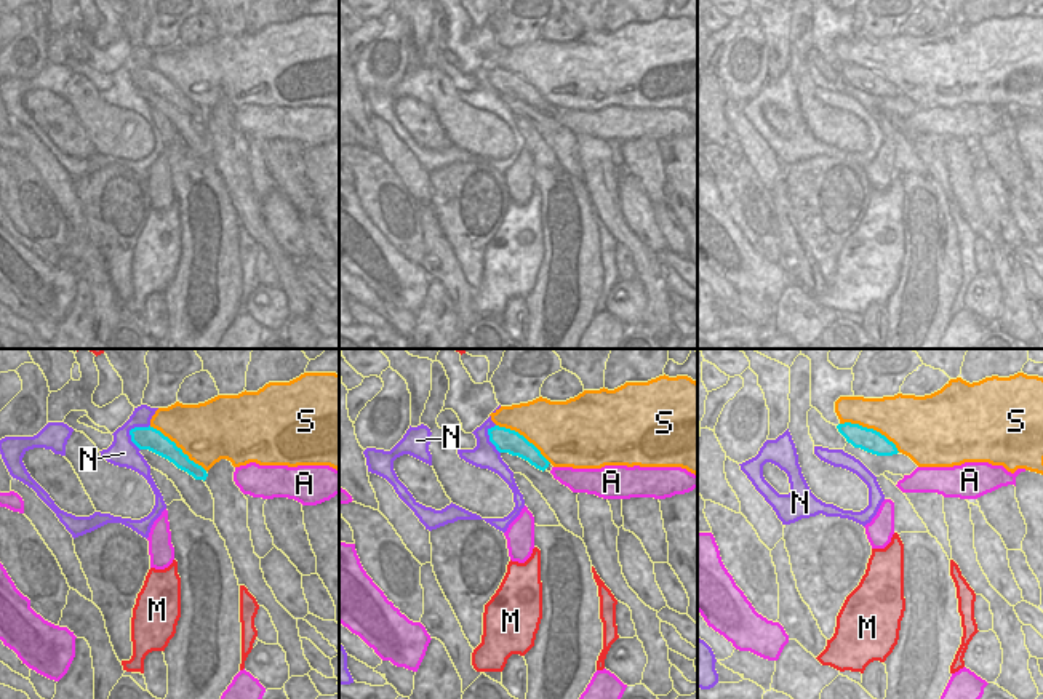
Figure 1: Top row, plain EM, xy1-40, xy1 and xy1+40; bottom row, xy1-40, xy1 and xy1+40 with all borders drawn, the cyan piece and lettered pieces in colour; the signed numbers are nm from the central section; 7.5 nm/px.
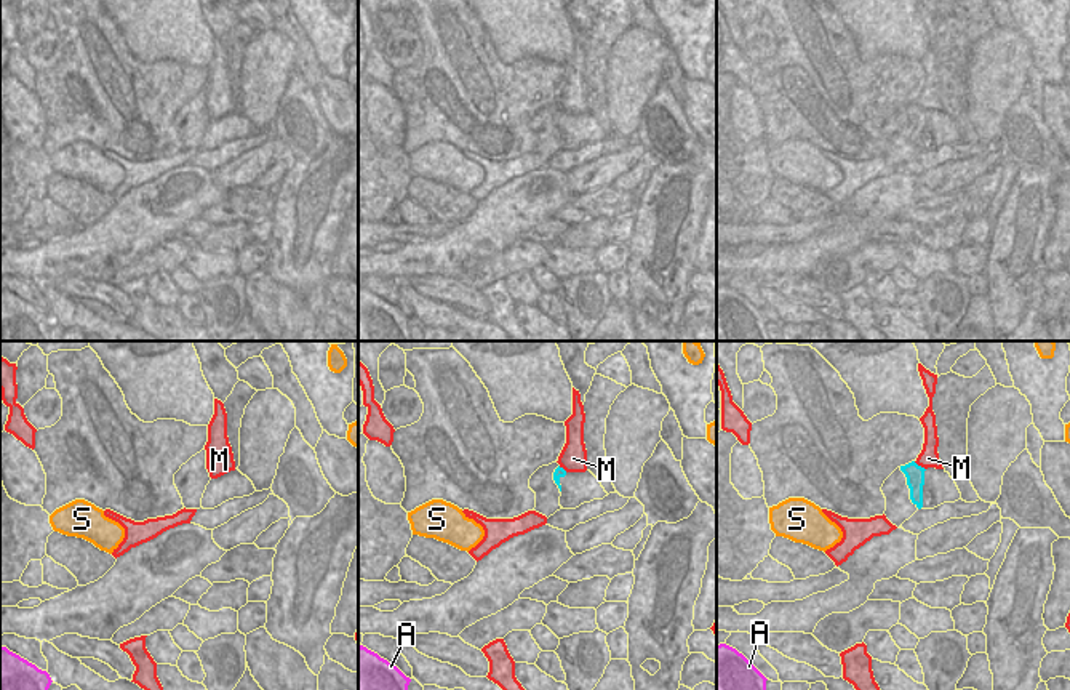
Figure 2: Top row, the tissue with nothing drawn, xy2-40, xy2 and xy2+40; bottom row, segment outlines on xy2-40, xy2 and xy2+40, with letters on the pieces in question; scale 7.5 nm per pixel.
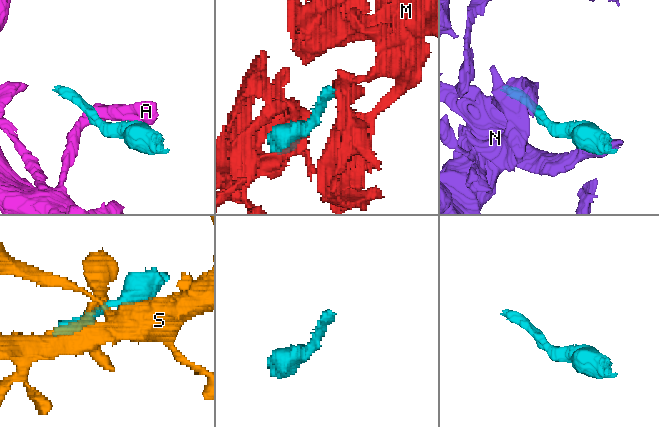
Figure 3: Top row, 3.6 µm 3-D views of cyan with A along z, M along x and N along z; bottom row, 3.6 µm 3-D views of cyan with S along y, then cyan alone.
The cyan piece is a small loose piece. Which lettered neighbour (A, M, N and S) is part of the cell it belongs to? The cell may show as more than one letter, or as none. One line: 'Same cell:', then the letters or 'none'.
Same cell: none

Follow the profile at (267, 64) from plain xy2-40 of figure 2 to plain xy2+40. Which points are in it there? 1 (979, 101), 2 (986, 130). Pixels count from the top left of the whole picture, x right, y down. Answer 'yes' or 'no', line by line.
1: yes
2: yes

